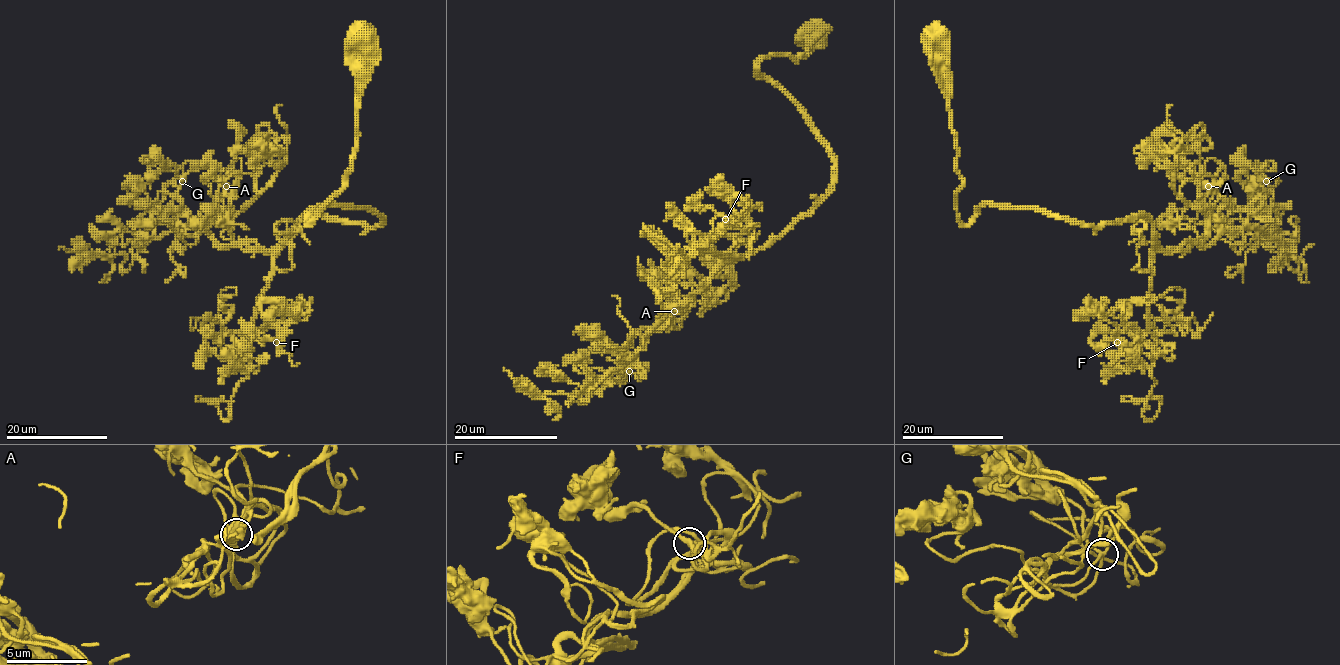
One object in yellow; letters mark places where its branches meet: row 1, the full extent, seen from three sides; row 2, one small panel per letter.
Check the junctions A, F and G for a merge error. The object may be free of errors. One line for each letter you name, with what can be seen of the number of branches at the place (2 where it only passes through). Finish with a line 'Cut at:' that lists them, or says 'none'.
Cut at: none

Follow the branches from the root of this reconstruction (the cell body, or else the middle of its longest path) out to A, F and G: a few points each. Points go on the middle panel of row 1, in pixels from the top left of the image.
A: (810, 34), (805, 55), (765, 56), (757, 71), (828, 152), (830, 189), (655, 323), (675, 312)
F: (810, 34), (805, 55), (765, 56), (757, 71), (828, 152), (830, 189), (751, 254), (697, 251), (725, 219)
G: (810, 34), (805, 55), (765, 56), (757, 71), (828, 152), (830, 189), (676, 303), (630, 371)

